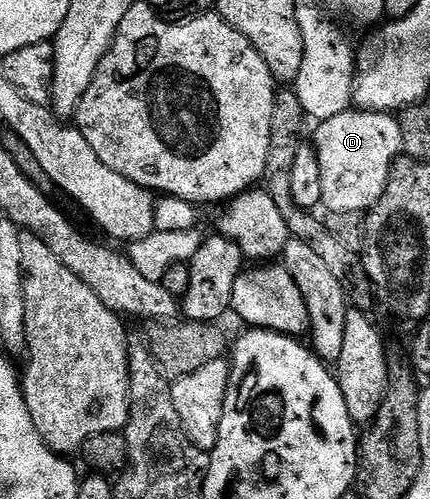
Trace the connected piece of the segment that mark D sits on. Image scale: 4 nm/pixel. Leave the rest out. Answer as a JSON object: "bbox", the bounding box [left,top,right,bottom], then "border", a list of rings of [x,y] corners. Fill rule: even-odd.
{"bbox":[314,108,404,212],"border":[[[349,108],[315,127],[314,149],[322,170],[322,206],[325,211],[358,212],[372,209],[382,196],[392,165],[404,149],[399,117],[392,112]]]}

